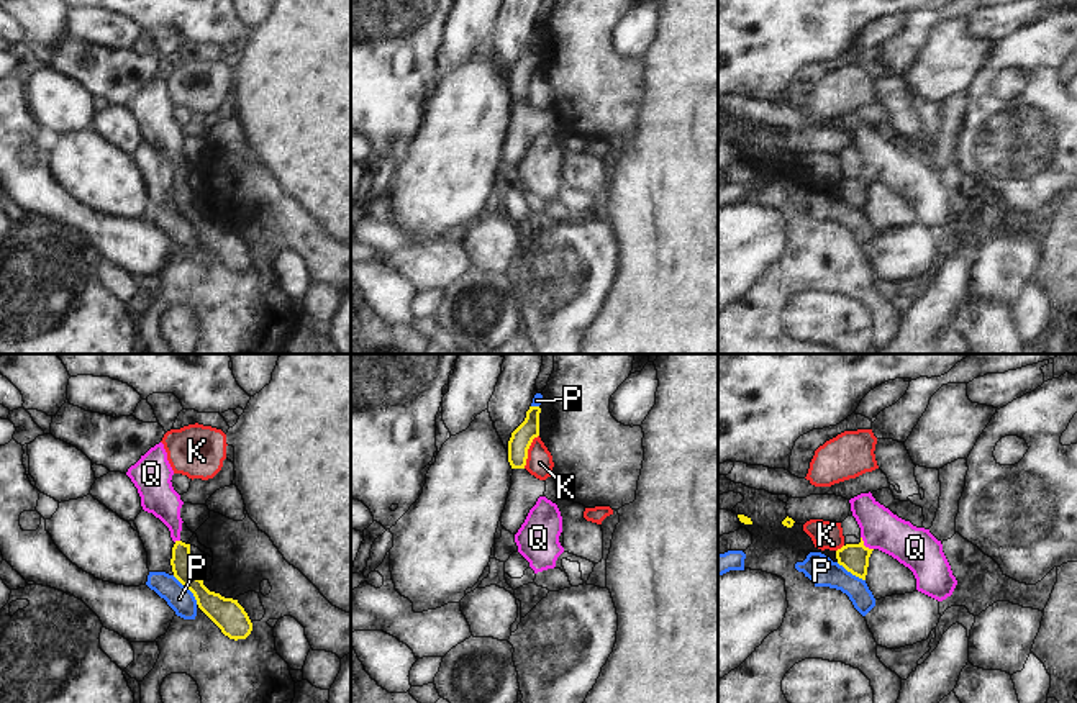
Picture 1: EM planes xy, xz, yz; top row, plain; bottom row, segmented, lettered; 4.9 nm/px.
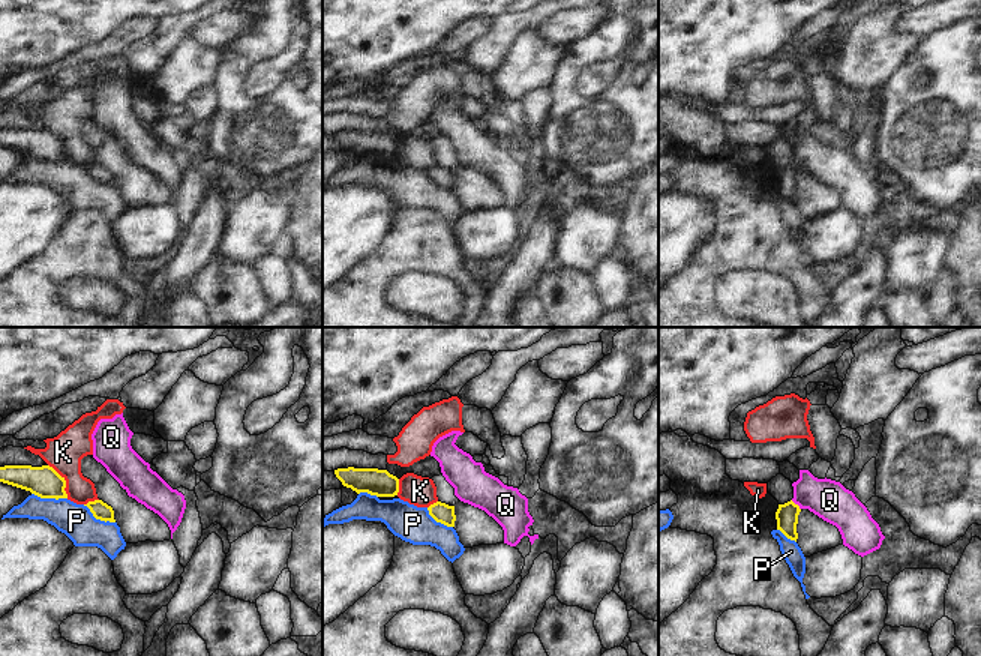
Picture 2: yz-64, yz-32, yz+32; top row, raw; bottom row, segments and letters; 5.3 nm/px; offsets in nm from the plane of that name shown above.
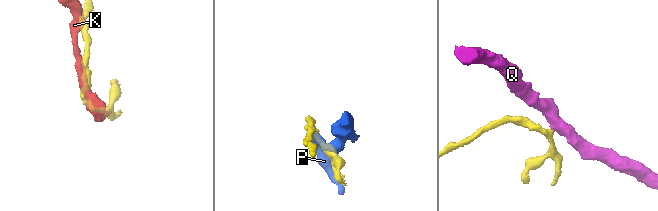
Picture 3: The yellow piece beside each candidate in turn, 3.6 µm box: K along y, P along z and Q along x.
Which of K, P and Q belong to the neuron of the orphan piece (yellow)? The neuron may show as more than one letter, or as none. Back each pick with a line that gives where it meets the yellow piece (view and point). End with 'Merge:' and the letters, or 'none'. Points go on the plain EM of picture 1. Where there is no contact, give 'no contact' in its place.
Q: yz (863, 177)
Merge: Q

